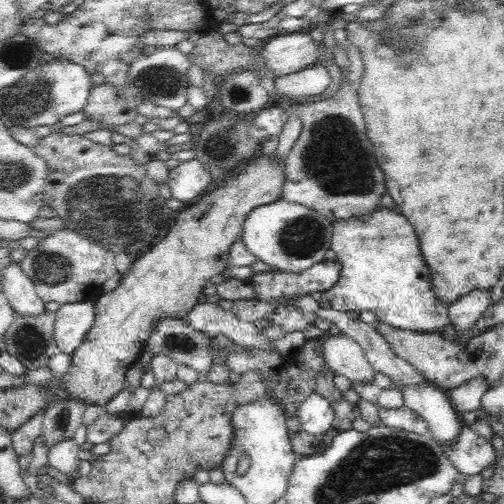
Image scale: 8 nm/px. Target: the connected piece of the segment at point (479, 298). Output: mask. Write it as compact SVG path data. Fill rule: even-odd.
M492 291L468 292L449 304L448 324L452 324L456 331L466 330L483 316L492 302Z

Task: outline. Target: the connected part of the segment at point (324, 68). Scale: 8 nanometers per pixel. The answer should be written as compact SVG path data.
M320 62L289 75L275 78L276 95L289 100L290 96L314 96L322 94L330 86L332 77L328 65Z

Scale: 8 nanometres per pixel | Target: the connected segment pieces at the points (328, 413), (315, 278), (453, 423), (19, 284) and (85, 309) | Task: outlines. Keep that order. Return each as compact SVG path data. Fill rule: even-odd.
M310 393L307 399L301 402L298 407L298 418L301 427L310 434L324 434L326 430L332 428L334 422L334 408L330 406L330 401L318 393Z
M326 259L299 275L274 271L252 274L250 285L256 288L258 300L274 300L276 296L308 296L316 290L323 294L336 285L341 271L342 265L336 259Z
M432 384L398 389L405 405L428 423L430 437L441 445L449 445L458 436L463 420L453 409L447 391Z
M11 262L1 269L1 288L15 314L36 316L44 312L45 302L36 293L31 278L20 269L20 264Z
M88 298L77 303L63 304L55 313L55 342L62 353L72 355L92 328L95 303L92 303L92 298Z

